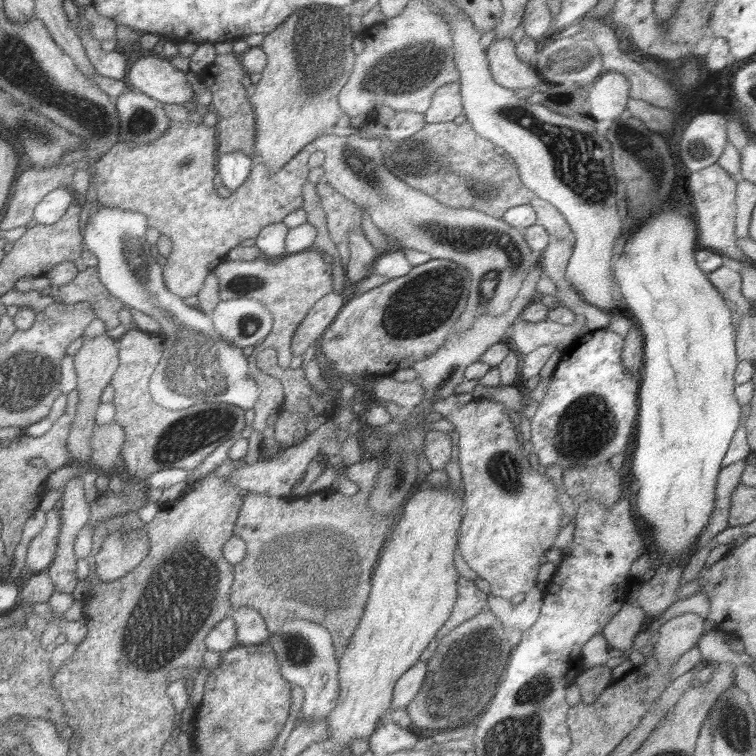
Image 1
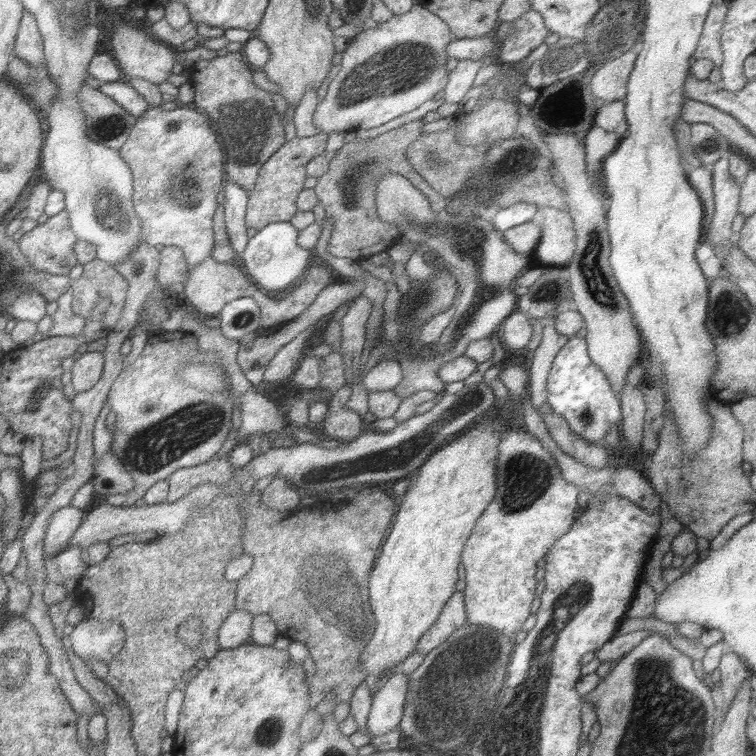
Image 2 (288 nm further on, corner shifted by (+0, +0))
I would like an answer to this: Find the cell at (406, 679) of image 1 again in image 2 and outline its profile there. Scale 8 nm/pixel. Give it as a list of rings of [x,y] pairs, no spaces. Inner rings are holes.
[[[393,672],[389,680],[373,692],[371,712],[367,718],[367,732],[369,736],[381,736],[391,732],[401,724],[405,700],[407,700],[407,682],[409,676],[401,672]]]

